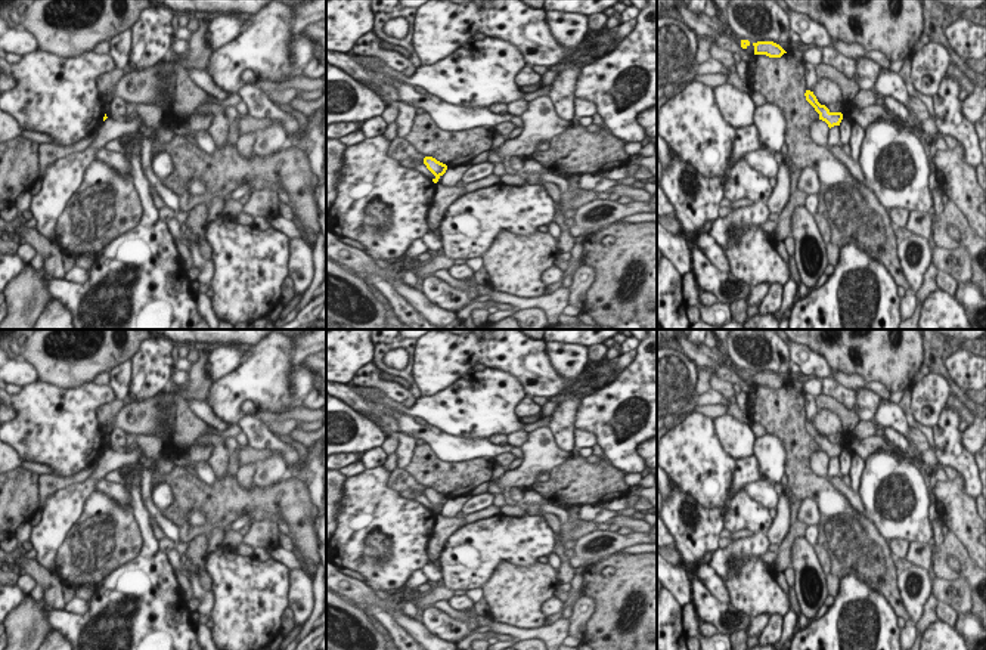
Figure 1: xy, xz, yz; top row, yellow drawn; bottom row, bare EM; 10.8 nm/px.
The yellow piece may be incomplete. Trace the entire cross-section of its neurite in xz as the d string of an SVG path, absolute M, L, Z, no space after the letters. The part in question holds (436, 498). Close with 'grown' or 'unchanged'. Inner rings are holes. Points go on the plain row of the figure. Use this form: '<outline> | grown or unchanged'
M425 488L425 489L424 489L424 495L425 495L427 499L435 507L435 508L432 510L434 514L437 514L438 510L440 510L440 508L446 504L446 501L447 501L447 496L446 496L446 495L437 492L437 490L432 489L432 488Z | unchanged

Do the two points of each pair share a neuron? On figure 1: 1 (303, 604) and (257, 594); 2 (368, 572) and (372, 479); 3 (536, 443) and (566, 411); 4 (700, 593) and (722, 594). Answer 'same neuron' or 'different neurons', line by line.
1: different neurons
2: same neuron
3: different neurons
4: different neurons

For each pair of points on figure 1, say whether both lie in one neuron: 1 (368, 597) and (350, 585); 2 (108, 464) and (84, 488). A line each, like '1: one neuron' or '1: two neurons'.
1: one neuron
2: one neuron

